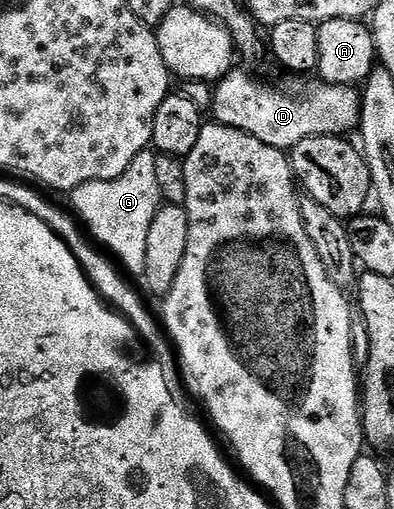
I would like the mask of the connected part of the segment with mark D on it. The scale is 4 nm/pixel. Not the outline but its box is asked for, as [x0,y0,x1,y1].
[211,70,360,150]

